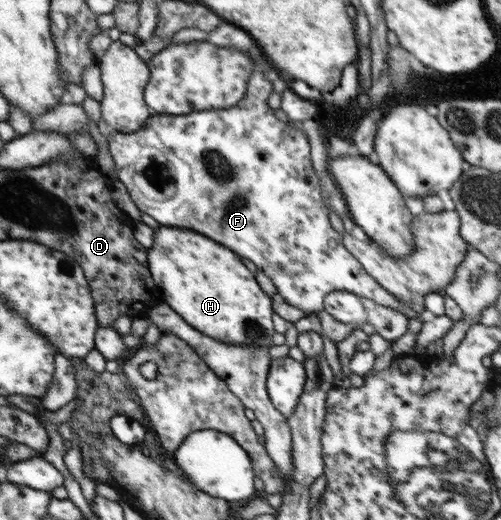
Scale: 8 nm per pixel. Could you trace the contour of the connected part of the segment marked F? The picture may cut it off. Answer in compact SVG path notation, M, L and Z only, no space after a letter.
M256 62L252 69L252 75L247 80L247 90L243 100L233 108L223 110L209 110L193 112L189 115L171 116L166 114L153 114L146 121L146 124L134 133L120 133L115 129L111 129L111 135L107 138L107 145L109 152L116 164L117 177L122 181L135 206L147 215L151 216L155 221L159 222L161 226L181 227L181 229L197 231L205 237L211 237L213 241L229 247L231 251L235 251L237 255L253 261L255 265L274 283L278 294L293 307L297 307L301 311L308 314L316 314L324 309L324 299L328 293L333 291L345 290L359 297L366 297L367 299L375 301L379 305L398 310L405 307L405 304L397 299L392 293L383 289L381 285L376 282L362 267L361 263L357 261L356 257L351 255L351 252L344 246L342 242L342 235L333 229L329 220L329 209L325 206L323 197L321 196L321 187L318 175L314 171L312 159L310 158L310 145L308 139L305 139L299 127L295 127L289 122L279 121L275 117L275 110L268 105L268 99L273 93L271 79L275 77L275 71L263 72L262 63Z

